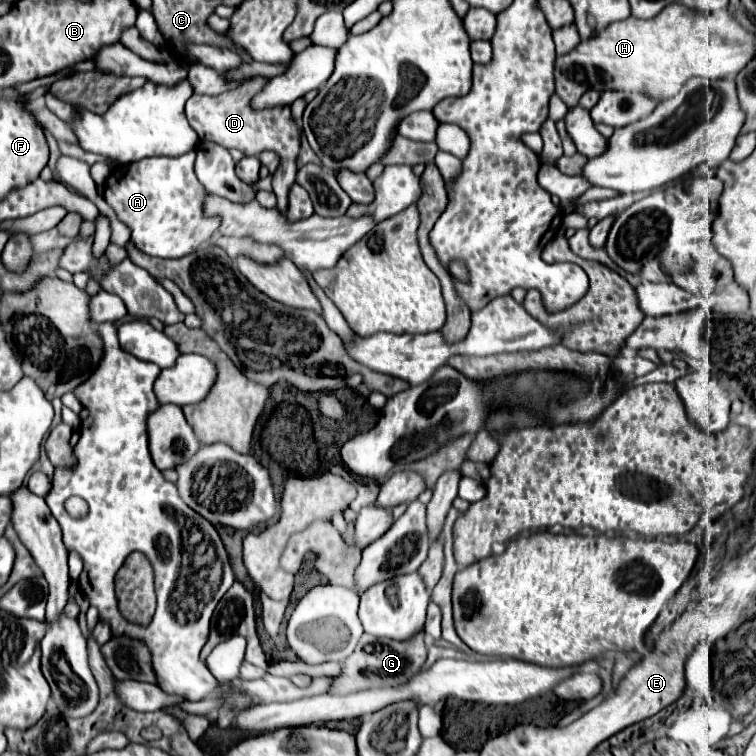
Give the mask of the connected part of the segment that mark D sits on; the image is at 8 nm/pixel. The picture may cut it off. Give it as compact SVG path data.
M250 76L242 82L242 86L236 86L234 90L226 90L218 96L200 96L194 94L186 102L186 118L190 126L196 130L196 134L204 140L216 142L228 150L236 148L246 156L258 158L262 150L272 150L280 156L280 166L274 172L272 190L278 198L278 210L284 212L284 206L288 202L288 188L294 184L296 178L296 158L300 150L300 124L292 118L290 104L288 106L274 106L256 110L252 108L252 98L270 82L268 76Z

